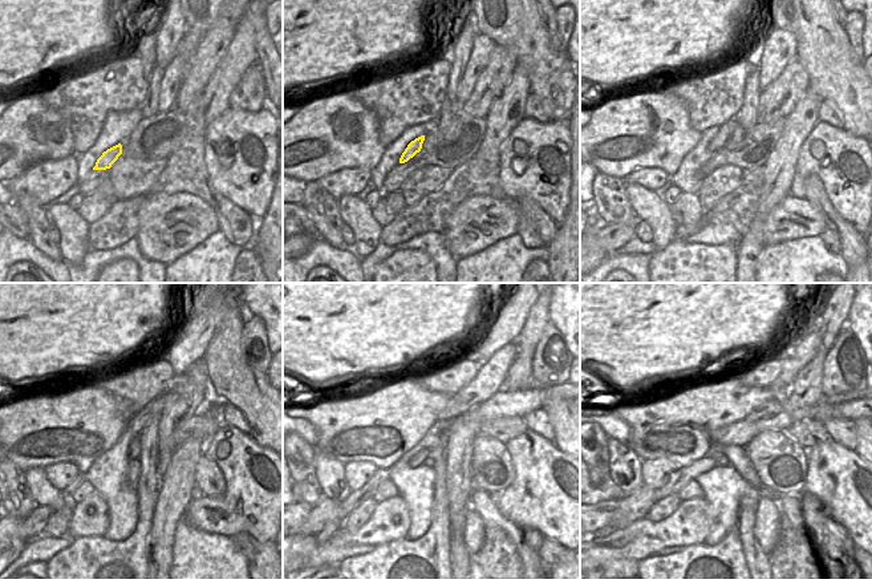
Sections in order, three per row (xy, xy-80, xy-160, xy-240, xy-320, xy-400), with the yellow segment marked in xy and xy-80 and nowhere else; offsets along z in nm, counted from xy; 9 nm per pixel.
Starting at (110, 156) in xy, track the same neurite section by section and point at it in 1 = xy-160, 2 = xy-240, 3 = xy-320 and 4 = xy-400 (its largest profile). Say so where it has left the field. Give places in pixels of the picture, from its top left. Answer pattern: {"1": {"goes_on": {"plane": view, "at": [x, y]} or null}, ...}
{"1": {"goes_on": {"plane": "xy-160", "at": [717, 142]}}, "2": {"goes_on": {"plane": "xy-240", "at": [179, 385]}}, "3": {"goes_on": {"plane": "xy-320", "at": [487, 381]}}, "4": {"goes_on": {"plane": "xy-400", "at": [803, 352]}}}

